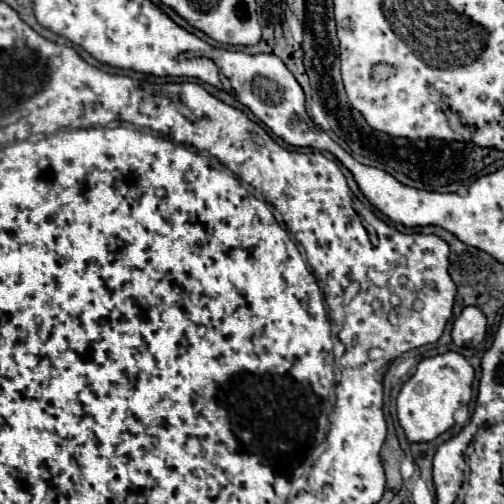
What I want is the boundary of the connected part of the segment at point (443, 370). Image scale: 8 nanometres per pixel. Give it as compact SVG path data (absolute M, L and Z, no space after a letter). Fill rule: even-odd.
M447 351L443 355L427 357L417 365L413 377L401 387L397 403L399 403L399 423L409 441L433 441L437 435L447 431L455 421L453 415L459 407L465 407L471 401L471 383L475 371L469 361L455 351Z

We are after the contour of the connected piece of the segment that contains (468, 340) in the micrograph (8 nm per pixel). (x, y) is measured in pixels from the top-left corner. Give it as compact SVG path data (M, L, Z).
M465 307L453 323L453 343L457 347L475 347L483 341L487 331L485 315L479 307Z

